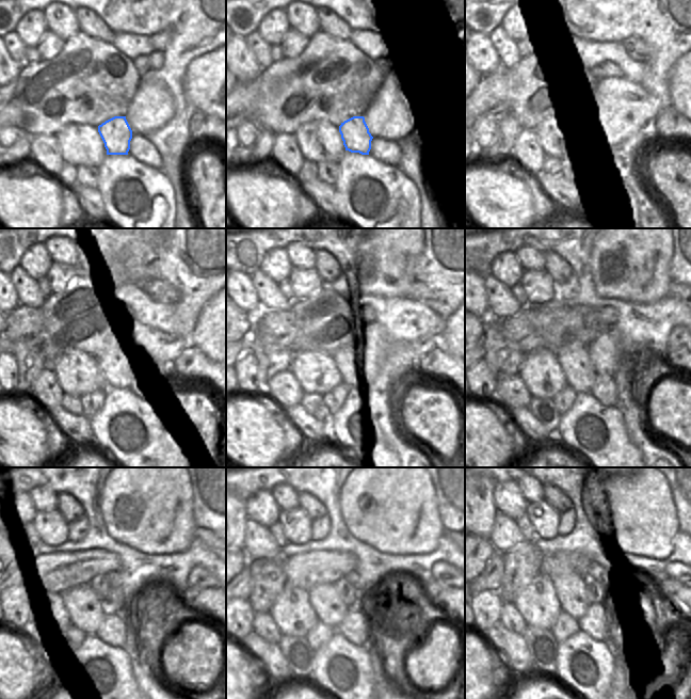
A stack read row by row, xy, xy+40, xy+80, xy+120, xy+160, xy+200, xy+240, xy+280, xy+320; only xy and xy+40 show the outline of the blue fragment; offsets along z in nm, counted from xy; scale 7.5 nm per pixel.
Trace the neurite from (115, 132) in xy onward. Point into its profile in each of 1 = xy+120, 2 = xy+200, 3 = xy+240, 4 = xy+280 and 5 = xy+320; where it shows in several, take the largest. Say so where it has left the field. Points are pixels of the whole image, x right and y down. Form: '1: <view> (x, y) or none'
1: xy+120 (114, 370)
2: xy+200 (579, 368)
3: xy+240 (89, 604)
4: xy+280 (330, 608)
5: xy+320 (566, 605)

